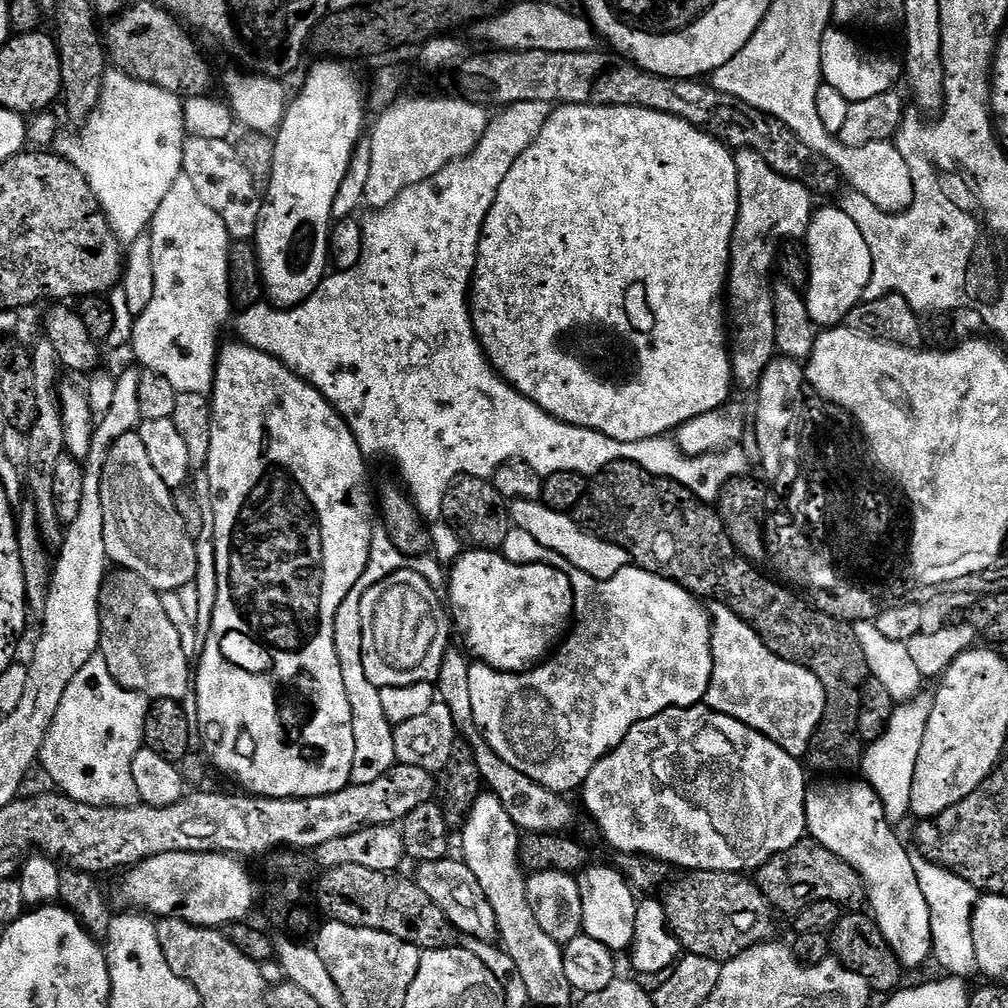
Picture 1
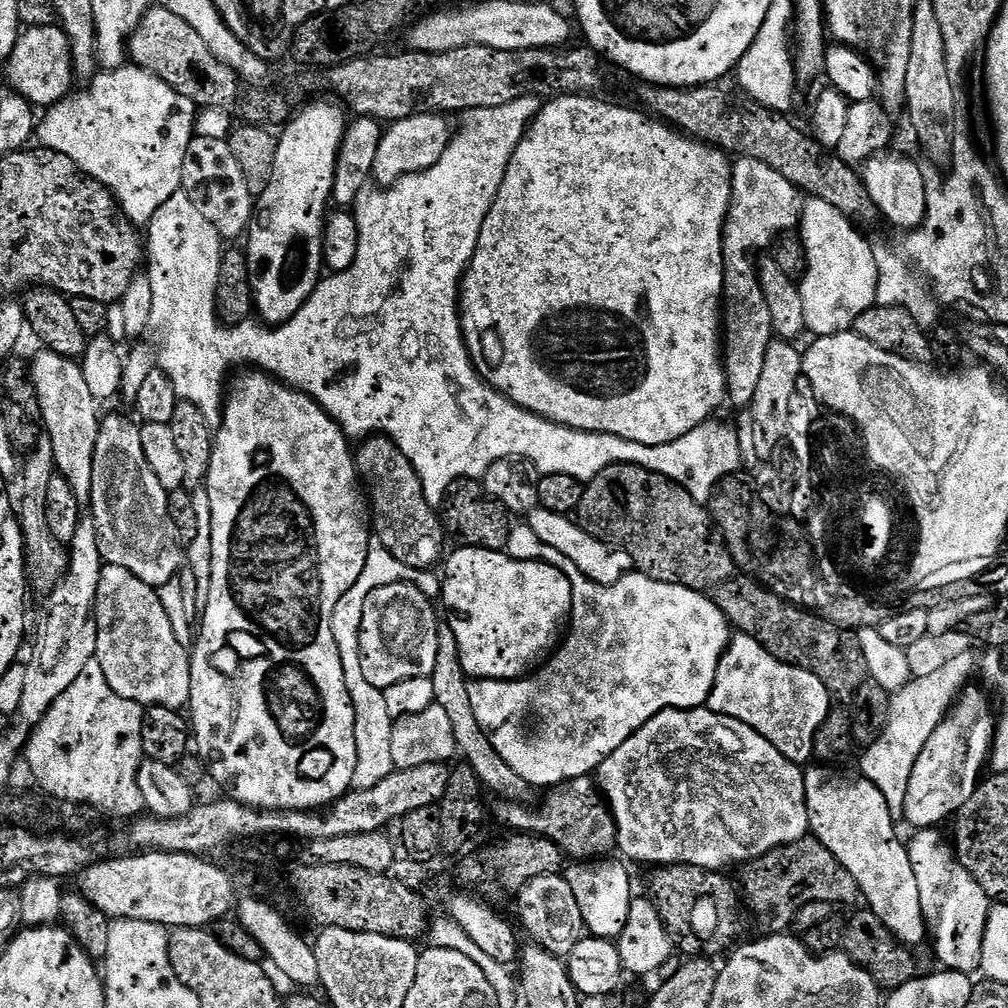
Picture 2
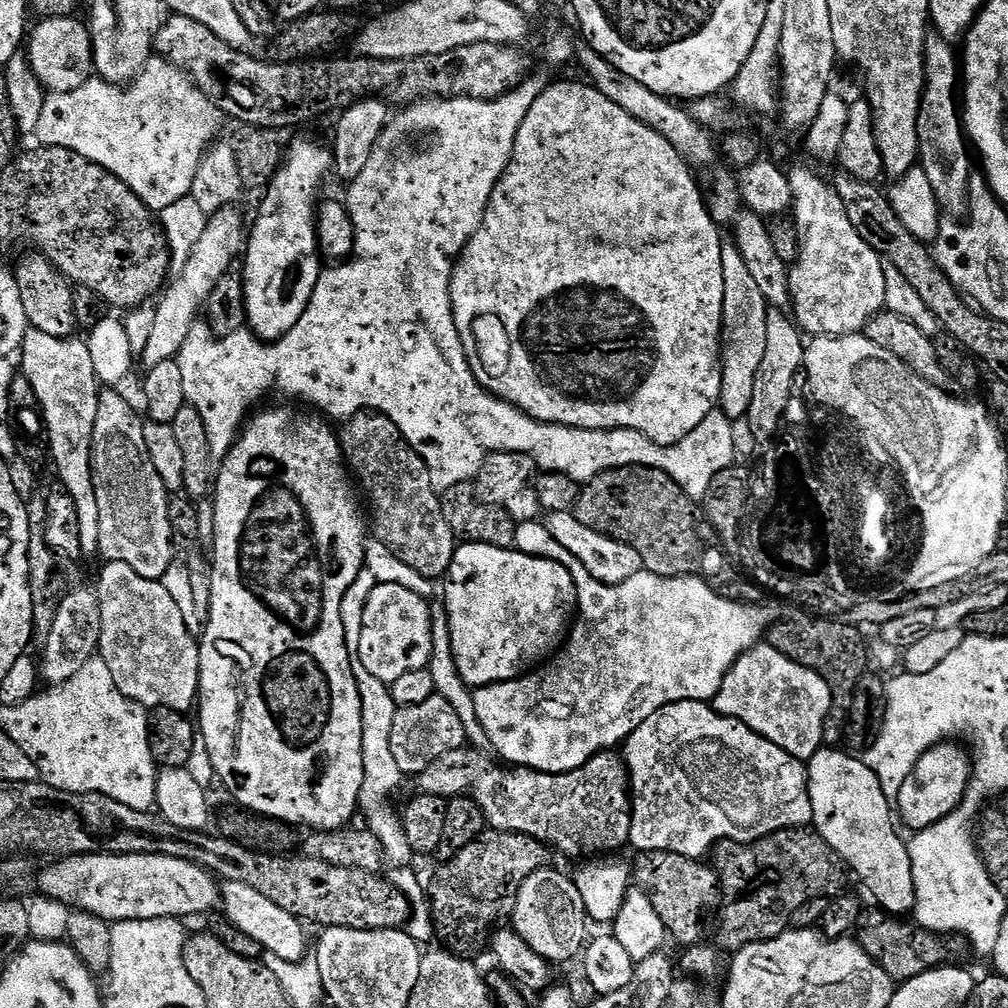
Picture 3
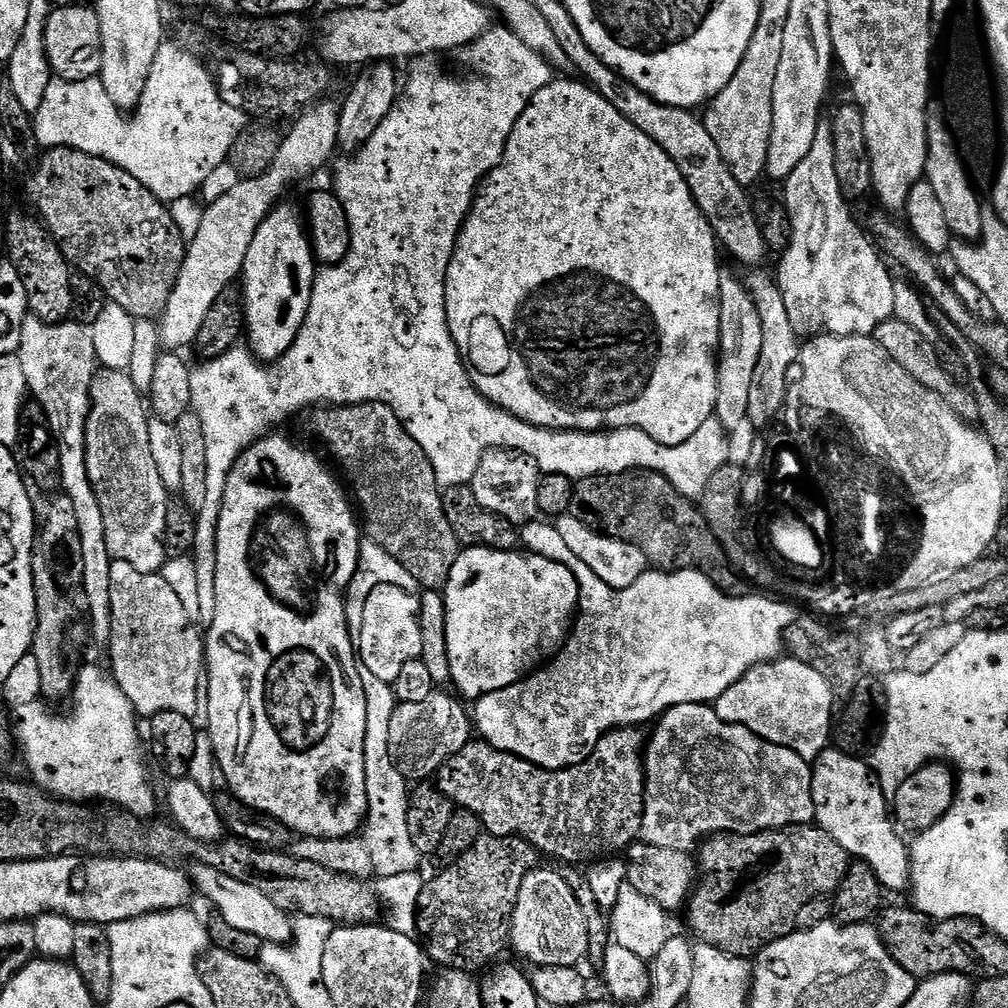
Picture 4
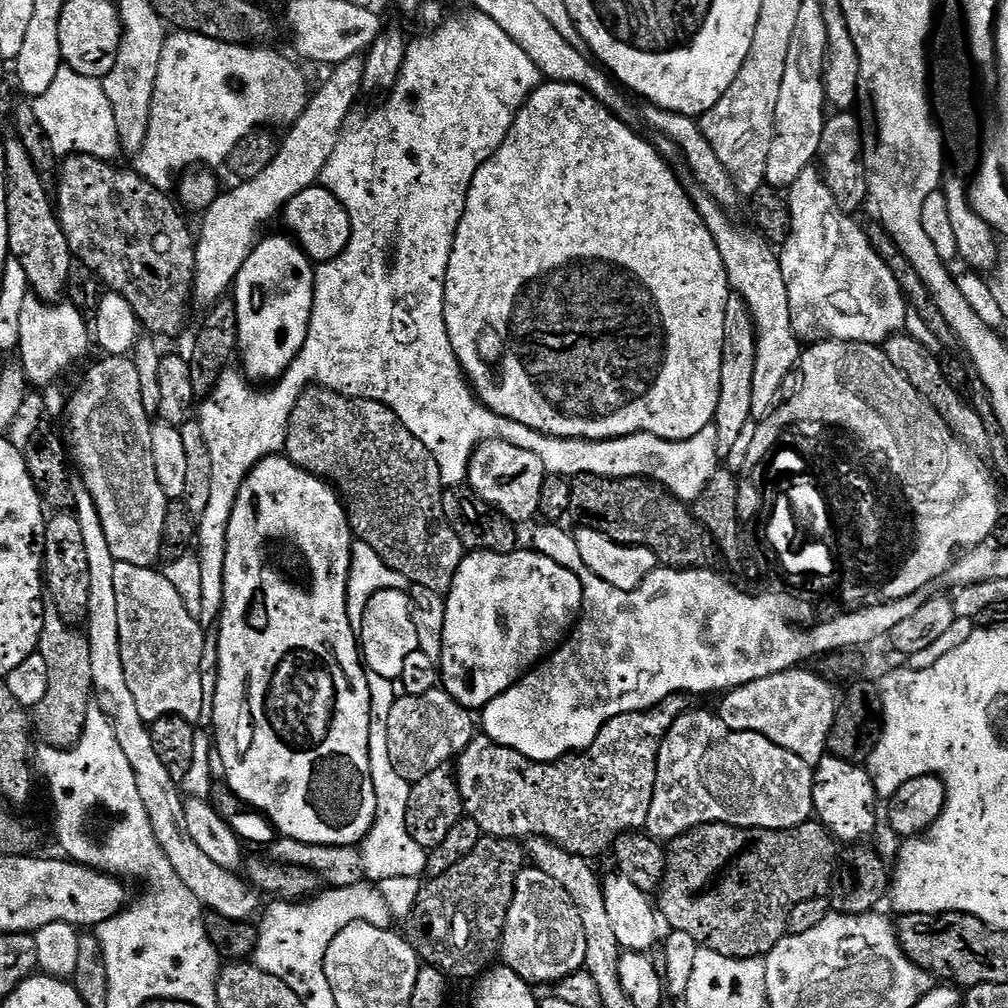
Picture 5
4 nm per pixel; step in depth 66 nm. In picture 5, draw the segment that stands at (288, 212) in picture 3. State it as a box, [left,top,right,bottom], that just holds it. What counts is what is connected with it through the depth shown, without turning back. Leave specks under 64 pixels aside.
[234,235,316,382]

